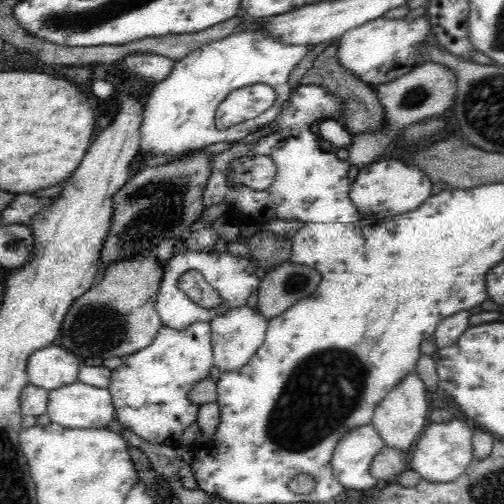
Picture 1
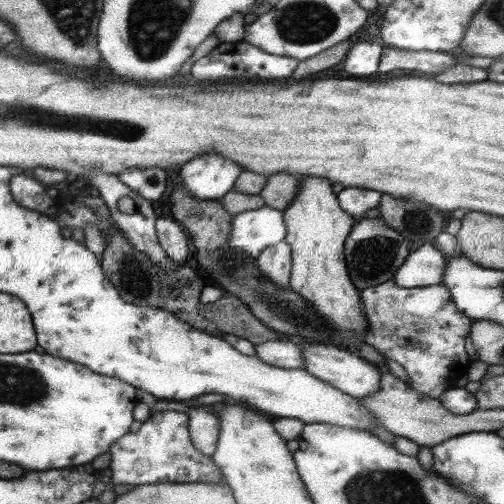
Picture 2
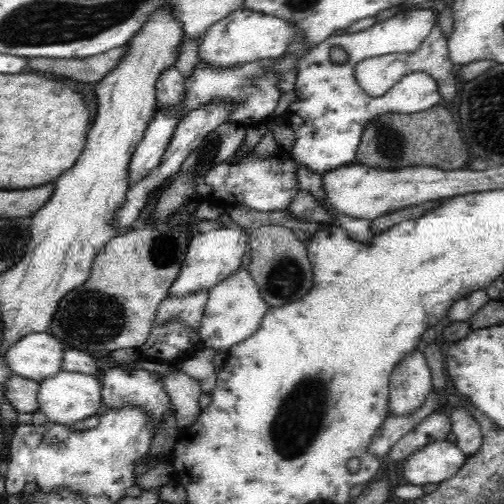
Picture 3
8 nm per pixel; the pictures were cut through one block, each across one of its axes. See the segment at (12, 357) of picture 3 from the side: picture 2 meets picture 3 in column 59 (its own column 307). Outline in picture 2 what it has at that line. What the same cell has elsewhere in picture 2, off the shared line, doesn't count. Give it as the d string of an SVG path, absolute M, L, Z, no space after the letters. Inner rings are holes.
M287 338L287 340L293 340L293 344L297 344L301 348L301 356L303 356L301 370L309 372L317 380L323 380L325 384L331 384L333 388L337 388L343 394L353 396L353 398L365 398L365 396L377 392L379 382L381 382L381 370L375 368L373 364L369 364L367 360L363 360L361 356L349 354L343 348L335 348L331 344L315 344L309 340L299 340L299 338Z

